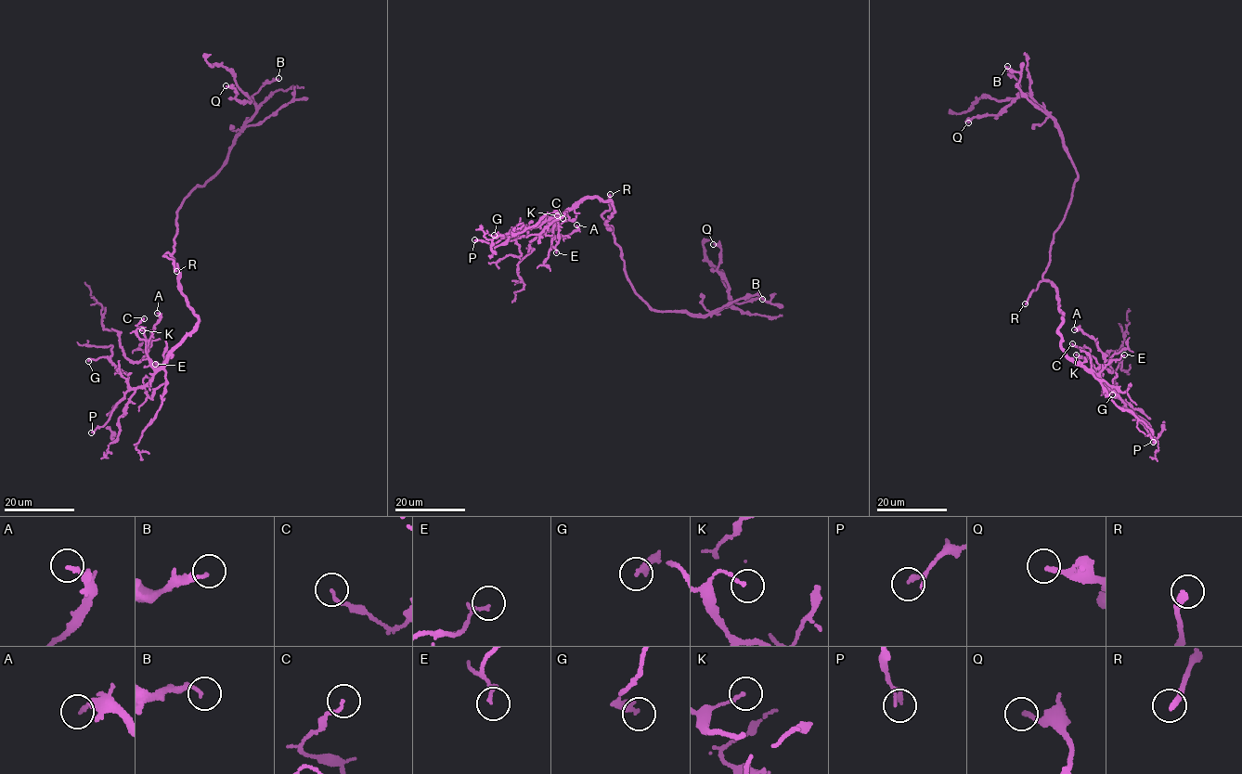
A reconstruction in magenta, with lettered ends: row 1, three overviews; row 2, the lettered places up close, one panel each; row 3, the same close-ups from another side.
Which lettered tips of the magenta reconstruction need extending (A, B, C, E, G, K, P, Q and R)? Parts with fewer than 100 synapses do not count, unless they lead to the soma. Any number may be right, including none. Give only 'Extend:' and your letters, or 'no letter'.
Extend: R

